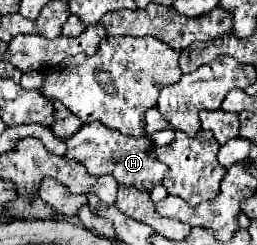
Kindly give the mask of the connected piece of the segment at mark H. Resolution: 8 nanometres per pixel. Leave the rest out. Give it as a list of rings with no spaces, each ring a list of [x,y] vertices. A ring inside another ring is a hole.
[[[89,122],[89,124],[83,124],[71,138],[67,138],[65,144],[67,144],[65,156],[75,158],[77,162],[83,162],[83,166],[87,166],[87,172],[91,176],[109,174],[119,184],[135,186],[137,190],[145,190],[145,192],[161,184],[163,178],[167,176],[167,166],[157,160],[155,146],[147,136],[131,138],[131,136],[123,136],[121,132],[109,130],[101,122]]]

